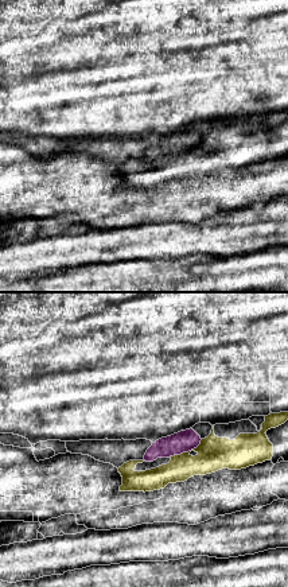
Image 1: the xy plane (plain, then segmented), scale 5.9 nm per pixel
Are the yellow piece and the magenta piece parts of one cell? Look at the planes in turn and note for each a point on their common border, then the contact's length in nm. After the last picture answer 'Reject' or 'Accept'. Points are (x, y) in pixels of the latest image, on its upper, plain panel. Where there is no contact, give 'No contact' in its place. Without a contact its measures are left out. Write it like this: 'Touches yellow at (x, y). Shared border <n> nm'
Touches yellow at (186, 151). Shared border 240 nm

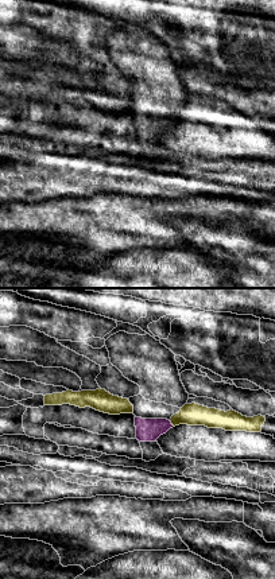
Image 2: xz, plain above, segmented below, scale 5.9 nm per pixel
Touches yellow at (171, 121). Shared border 50 nm

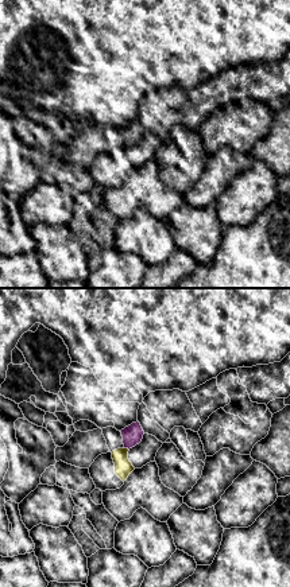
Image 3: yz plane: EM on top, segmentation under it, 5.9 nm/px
Touches yellow at (126, 147). Shared border 40 nm

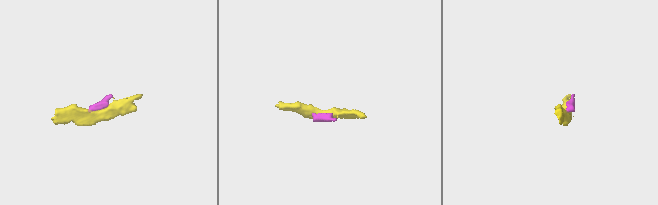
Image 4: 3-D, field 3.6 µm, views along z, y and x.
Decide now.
Reject

